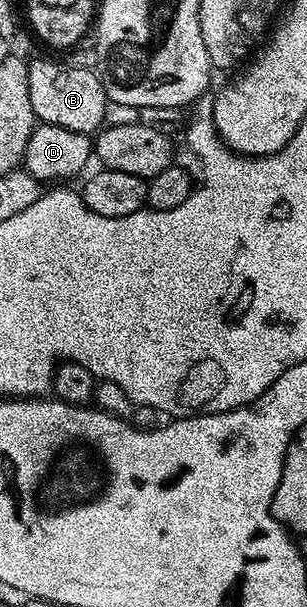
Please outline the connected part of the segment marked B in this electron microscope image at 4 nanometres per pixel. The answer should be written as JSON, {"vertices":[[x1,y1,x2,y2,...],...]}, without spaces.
{"vertices":[[37,58,29,62,31,108,38,123,67,128,71,132,92,135,102,129,107,99,98,71,84,70,81,66,68,66,53,58]]}

